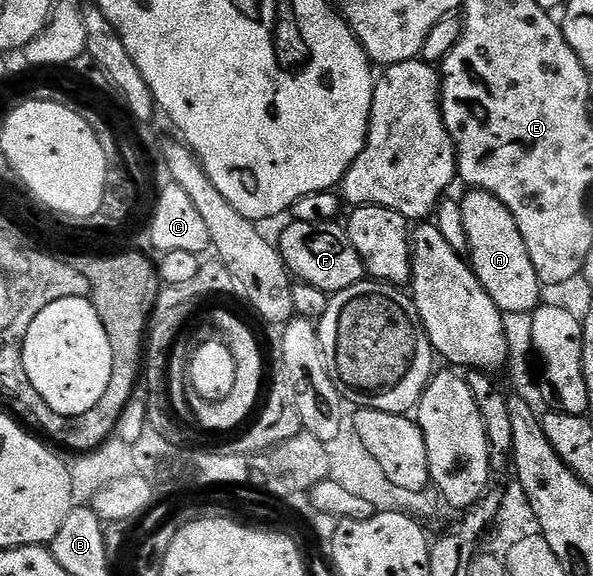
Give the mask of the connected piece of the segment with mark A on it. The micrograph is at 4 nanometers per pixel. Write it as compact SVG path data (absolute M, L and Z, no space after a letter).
M471 188L466 193L459 207L461 217L465 219L465 236L469 236L469 265L481 288L489 292L489 300L493 300L504 314L532 313L541 302L541 283L537 268L533 268L533 260L529 260L521 228L517 228L517 220L513 220L513 212L509 212L509 208L489 192Z

